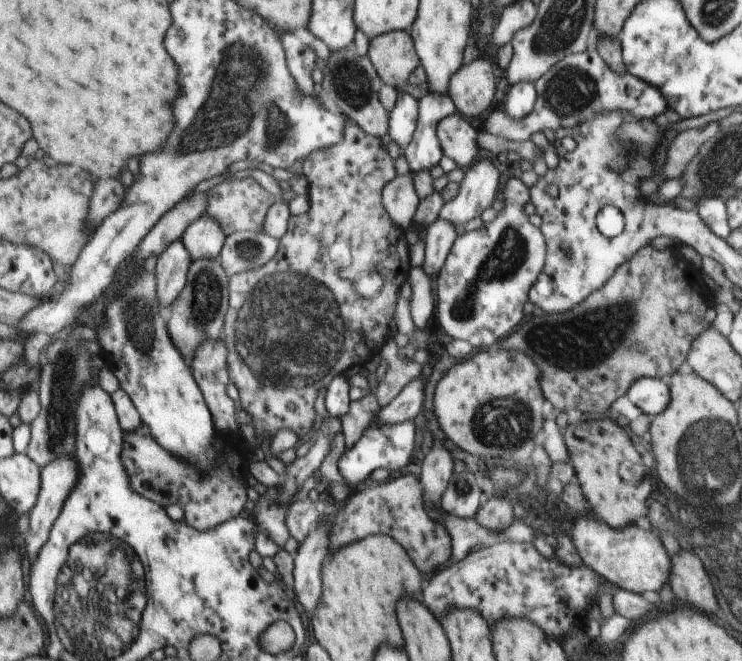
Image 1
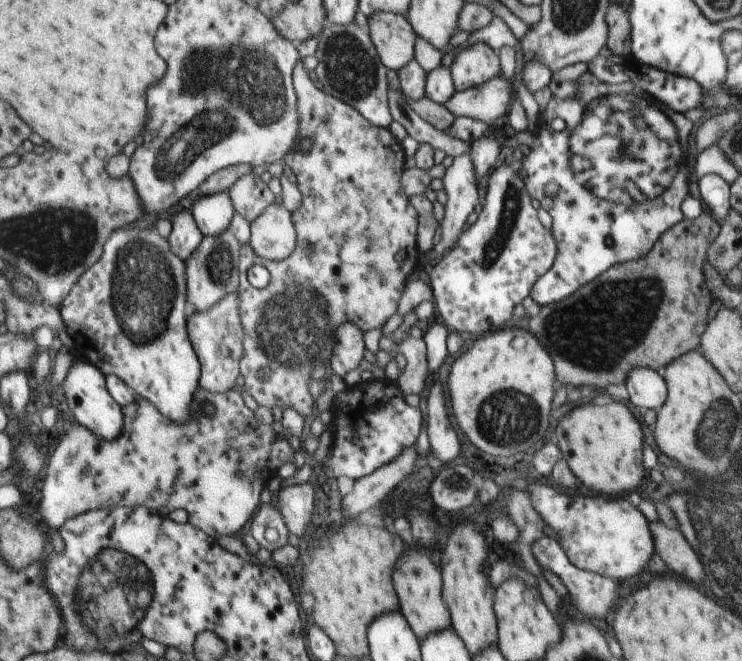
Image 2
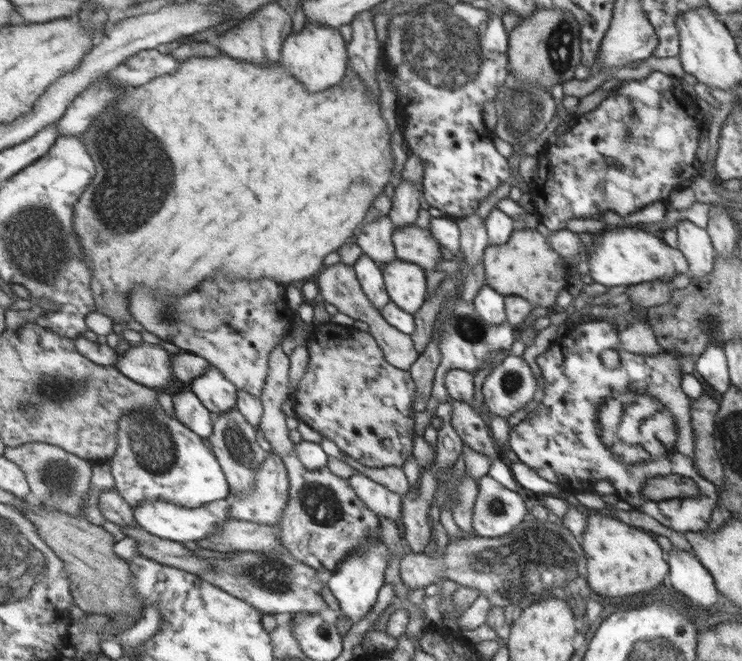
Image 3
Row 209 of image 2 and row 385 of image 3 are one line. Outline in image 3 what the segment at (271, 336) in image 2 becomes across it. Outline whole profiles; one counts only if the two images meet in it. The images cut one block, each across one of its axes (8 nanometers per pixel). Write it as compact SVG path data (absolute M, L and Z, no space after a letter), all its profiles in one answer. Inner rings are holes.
M326 322L317 326L306 339L309 366L299 388L291 397L296 404L295 413L309 427L333 442L340 452L367 468L397 466L402 468L412 455L413 415L410 405L414 385L408 371L399 370L385 362L379 344L367 332Z

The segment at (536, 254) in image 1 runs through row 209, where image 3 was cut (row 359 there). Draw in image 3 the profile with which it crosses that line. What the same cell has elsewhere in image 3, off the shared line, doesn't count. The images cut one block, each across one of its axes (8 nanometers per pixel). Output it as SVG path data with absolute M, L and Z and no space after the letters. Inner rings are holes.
M507 354L481 384L483 406L498 418L516 419L519 408L533 396L535 382L525 360Z

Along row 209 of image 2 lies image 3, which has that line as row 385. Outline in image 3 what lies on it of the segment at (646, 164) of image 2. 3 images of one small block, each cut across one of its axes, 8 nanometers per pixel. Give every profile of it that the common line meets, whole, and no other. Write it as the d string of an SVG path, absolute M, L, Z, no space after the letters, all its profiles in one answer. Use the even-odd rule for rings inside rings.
M585 322L569 328L560 340L551 341L545 351L535 357L543 377L543 397L534 415L519 416L509 429L507 445L509 452L518 462L527 465L541 478L562 488L563 493L577 493L592 490L597 481L611 482L618 500L627 502L634 510L655 519L664 527L677 532L697 532L708 525L717 503L719 489L701 478L693 466L694 438L691 423L689 398L681 392L681 366L679 361L687 354L675 354L664 350L655 356L633 354L619 350L617 367L603 365L599 354L605 349L615 349L617 332L607 322ZM679 474L690 478L699 494L695 498L673 498L653 501L641 495L641 488L647 478Z

